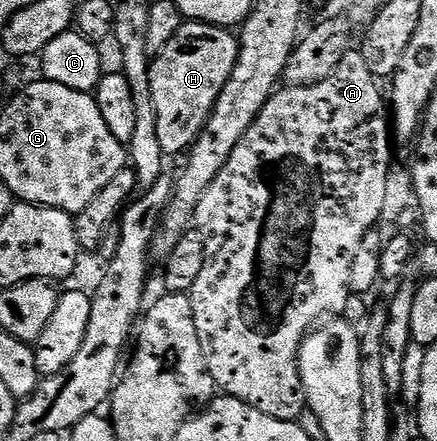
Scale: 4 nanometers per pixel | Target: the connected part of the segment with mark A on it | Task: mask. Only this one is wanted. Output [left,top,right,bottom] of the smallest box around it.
[187,50,394,421]

